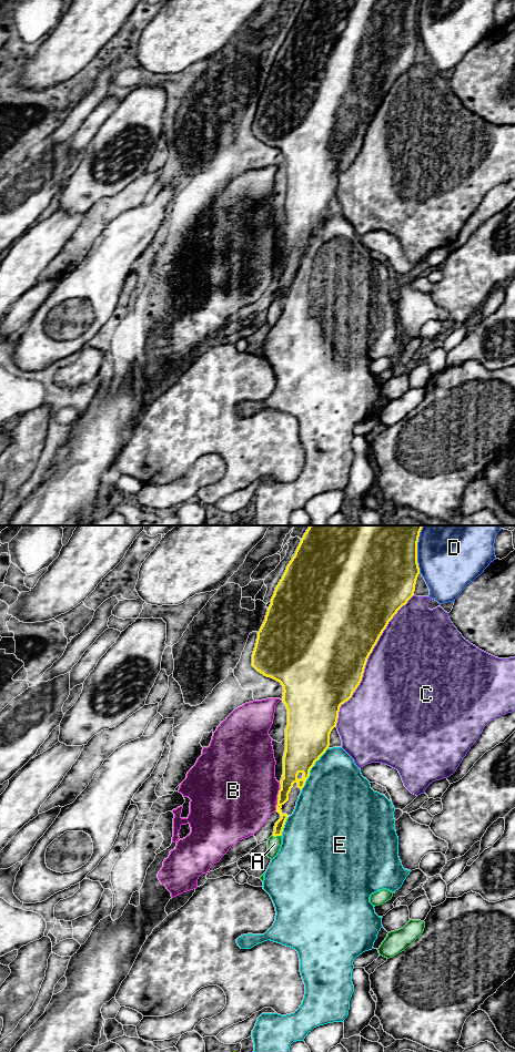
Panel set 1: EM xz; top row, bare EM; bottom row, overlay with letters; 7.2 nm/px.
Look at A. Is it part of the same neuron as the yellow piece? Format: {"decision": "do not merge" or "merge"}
{"decision": "merge"}

